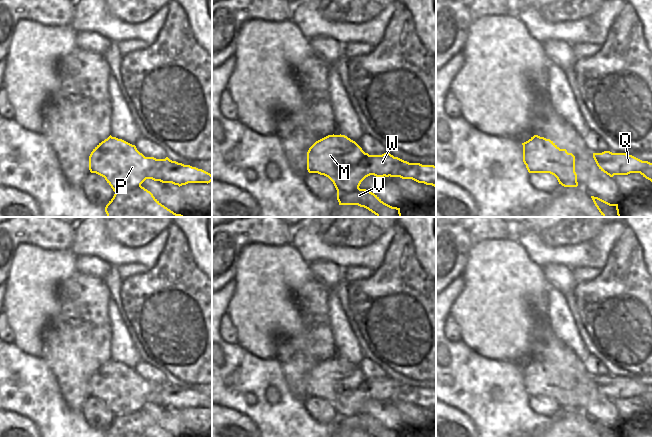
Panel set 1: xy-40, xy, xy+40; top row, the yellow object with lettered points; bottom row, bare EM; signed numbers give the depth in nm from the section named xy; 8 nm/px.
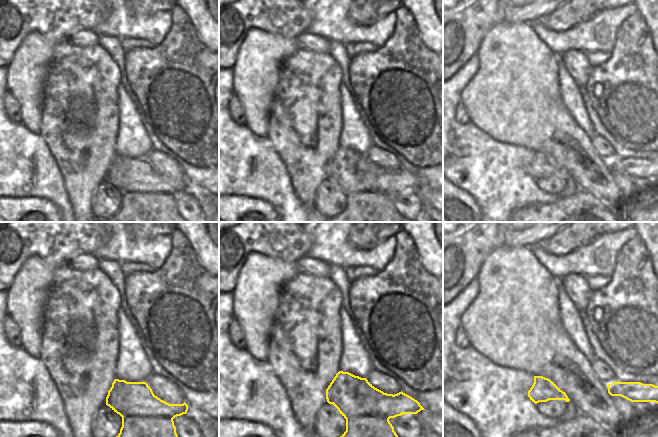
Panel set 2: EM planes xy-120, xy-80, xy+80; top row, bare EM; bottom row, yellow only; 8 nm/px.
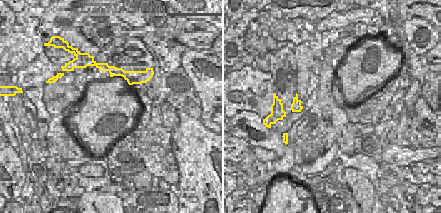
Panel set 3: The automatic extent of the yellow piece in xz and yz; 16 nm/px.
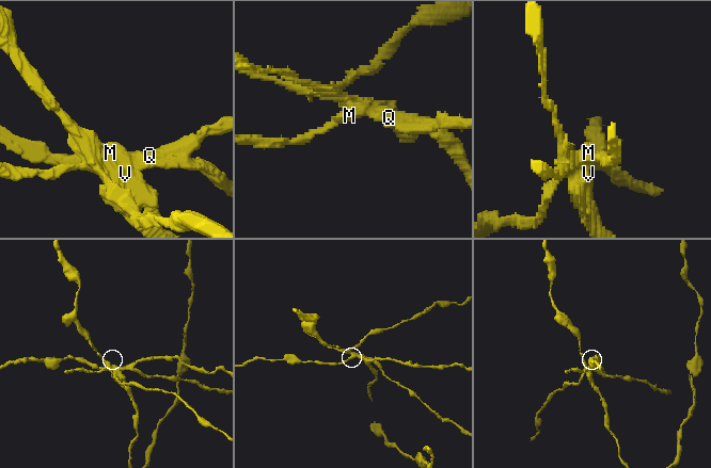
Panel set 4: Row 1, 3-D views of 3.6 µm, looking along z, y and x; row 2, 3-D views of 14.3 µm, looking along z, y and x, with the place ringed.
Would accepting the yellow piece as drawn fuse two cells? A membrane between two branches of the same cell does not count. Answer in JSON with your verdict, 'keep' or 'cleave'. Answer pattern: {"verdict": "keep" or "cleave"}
{"verdict": "cleave"}

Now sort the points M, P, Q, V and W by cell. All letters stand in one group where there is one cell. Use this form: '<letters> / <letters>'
M P V / Q W

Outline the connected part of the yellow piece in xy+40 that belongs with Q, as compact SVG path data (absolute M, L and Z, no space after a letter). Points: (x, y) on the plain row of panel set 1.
M604 375L602 377L593 377L593 382L599 393L610 401L639 397L651 390L650 386L642 385L626 377Z

